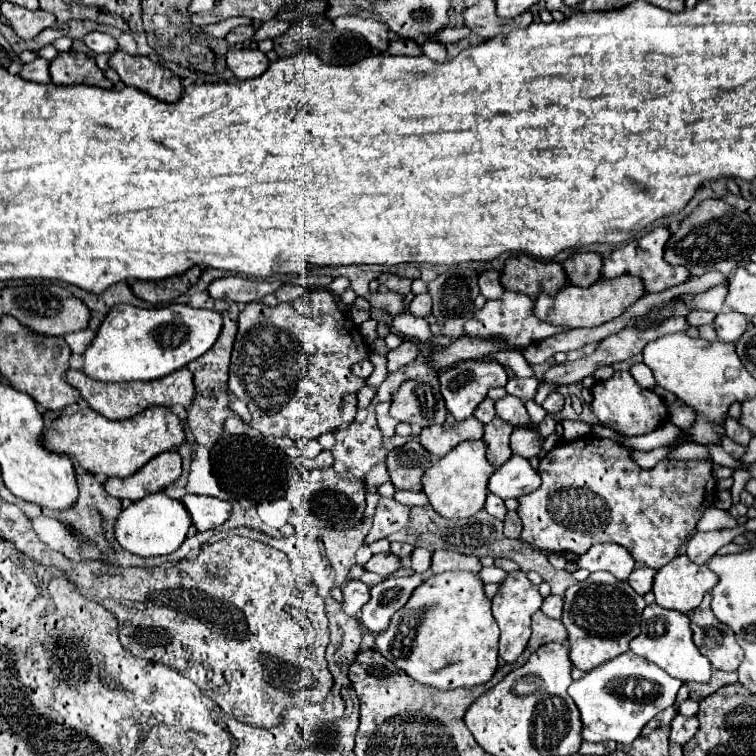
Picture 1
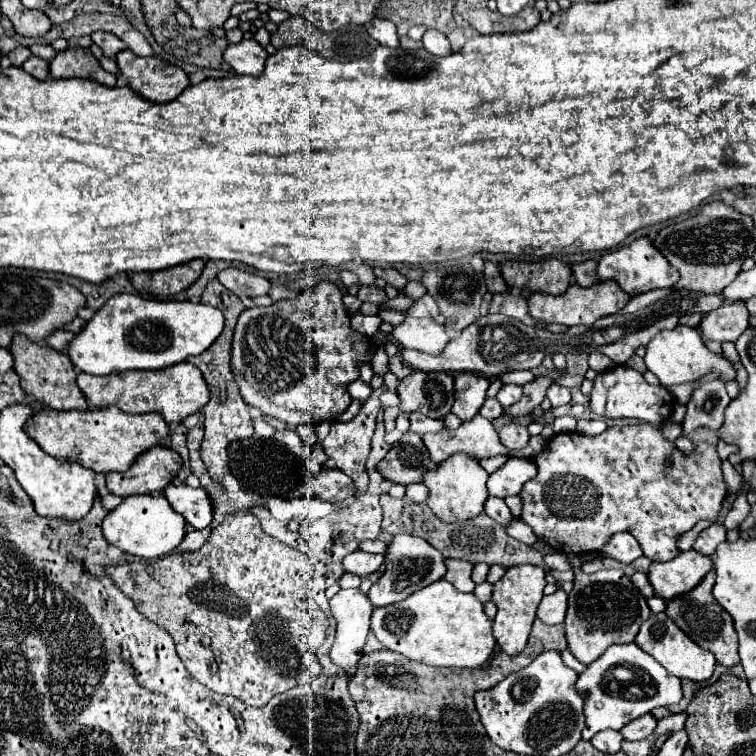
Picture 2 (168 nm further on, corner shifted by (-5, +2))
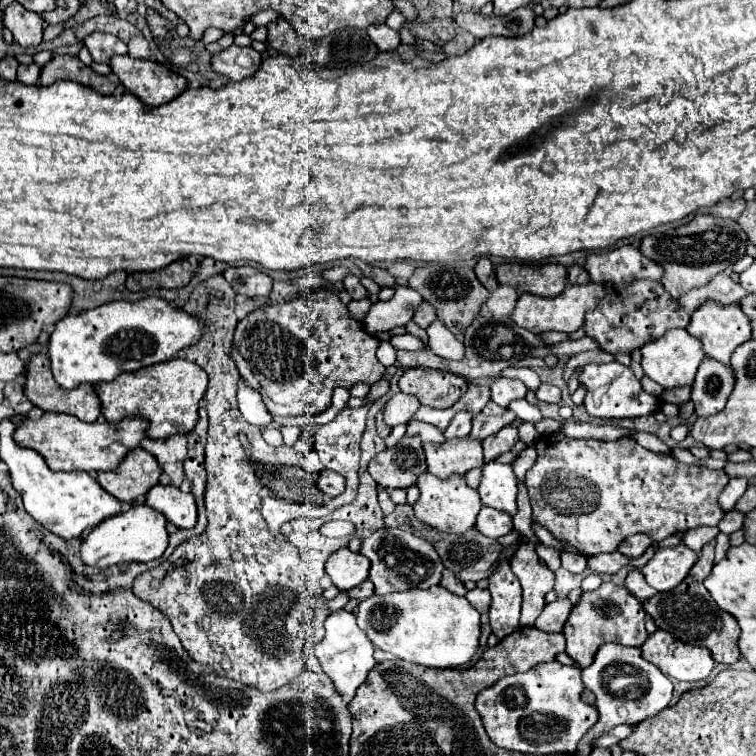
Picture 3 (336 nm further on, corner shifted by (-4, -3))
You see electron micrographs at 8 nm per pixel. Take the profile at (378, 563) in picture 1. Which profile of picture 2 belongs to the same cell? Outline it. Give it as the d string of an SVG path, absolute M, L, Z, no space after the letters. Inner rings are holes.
M352 552L344 558L344 568L346 572L358 574L358 576L370 576L382 566L384 558L380 554L368 554L368 552Z

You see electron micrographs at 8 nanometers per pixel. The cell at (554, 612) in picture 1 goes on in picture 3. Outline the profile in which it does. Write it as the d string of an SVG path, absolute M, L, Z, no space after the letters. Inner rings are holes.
M557 599L553 603L547 603L543 613L535 619L535 627L545 633L561 633L571 609L573 603L569 599Z

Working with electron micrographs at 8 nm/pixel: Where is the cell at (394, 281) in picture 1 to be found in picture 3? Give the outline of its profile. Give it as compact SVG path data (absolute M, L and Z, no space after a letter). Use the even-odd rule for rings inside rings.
M371 267L371 279L379 285L379 287L395 287L395 279L381 267Z

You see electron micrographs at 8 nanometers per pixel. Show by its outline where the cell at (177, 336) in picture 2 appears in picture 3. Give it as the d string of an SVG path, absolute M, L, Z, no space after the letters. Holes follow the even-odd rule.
M145 297L139 301L111 301L79 315L65 315L55 325L49 337L53 377L65 389L79 387L79 383L99 385L113 381L125 371L137 371L173 359L177 351L199 341L199 335L203 335L203 323L165 299Z

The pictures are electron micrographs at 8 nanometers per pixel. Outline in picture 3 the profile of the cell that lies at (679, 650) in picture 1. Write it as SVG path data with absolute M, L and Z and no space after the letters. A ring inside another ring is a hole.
M657 629L643 643L643 657L649 659L667 677L679 681L707 679L715 661L705 647L691 647L681 643L667 631Z

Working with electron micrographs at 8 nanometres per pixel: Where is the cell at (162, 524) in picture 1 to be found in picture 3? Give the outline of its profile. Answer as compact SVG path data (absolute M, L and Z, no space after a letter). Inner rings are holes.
M137 505L125 511L123 515L115 515L115 519L107 519L99 527L91 529L81 545L81 561L89 567L109 569L117 563L131 563L131 561L153 561L163 555L169 543L169 535L165 529L167 521L161 513L147 505Z

